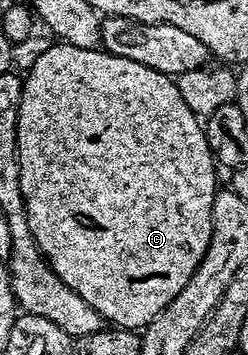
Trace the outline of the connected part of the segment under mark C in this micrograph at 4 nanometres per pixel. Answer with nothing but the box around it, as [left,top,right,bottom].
[17,41,217,329]

